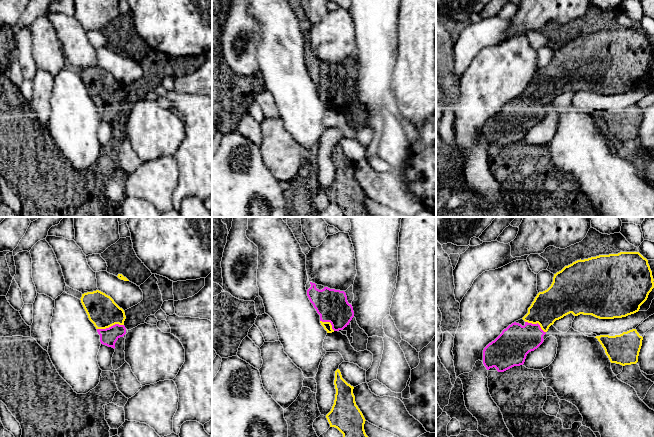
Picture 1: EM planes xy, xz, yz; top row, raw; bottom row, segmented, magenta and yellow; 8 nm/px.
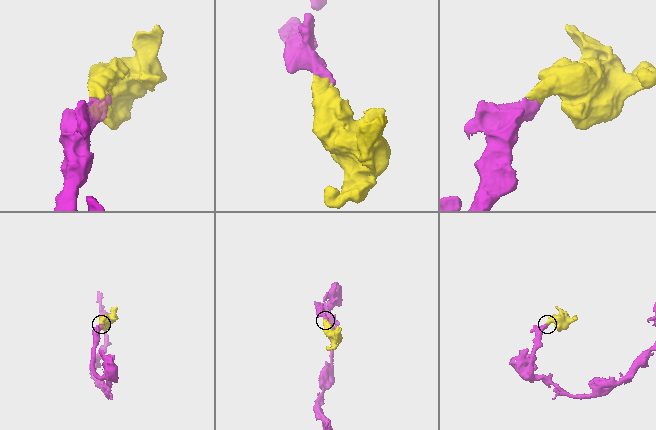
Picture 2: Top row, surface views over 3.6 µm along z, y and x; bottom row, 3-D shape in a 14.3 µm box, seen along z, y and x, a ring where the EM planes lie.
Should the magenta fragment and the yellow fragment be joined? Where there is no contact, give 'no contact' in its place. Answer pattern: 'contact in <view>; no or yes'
contact in xy; yes

